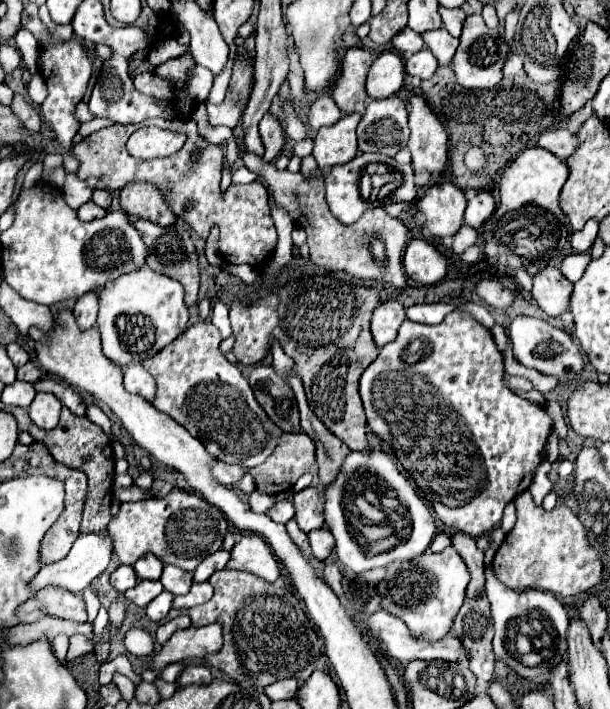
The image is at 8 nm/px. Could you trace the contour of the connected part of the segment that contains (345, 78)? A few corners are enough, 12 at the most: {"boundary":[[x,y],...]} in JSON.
{"boundary":[[350,48],[330,94],[344,112],[366,98],[372,54]]}

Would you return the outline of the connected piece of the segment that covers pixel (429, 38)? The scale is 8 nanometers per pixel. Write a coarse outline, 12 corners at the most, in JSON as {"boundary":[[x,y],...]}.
{"boundary":[[444,28],[424,32],[426,48],[440,66],[448,66],[458,50],[458,38]]}

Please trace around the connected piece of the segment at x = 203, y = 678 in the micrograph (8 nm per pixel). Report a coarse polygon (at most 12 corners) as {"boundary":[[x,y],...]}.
{"boundary":[[204,664],[184,668],[176,684],[212,682],[210,670]]}

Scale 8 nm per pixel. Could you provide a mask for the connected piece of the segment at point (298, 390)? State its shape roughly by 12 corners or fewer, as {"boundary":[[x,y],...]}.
{"boundary":[[292,370],[286,382],[292,386],[302,430],[316,444],[320,482],[334,484],[350,454],[312,412],[304,384]]}

